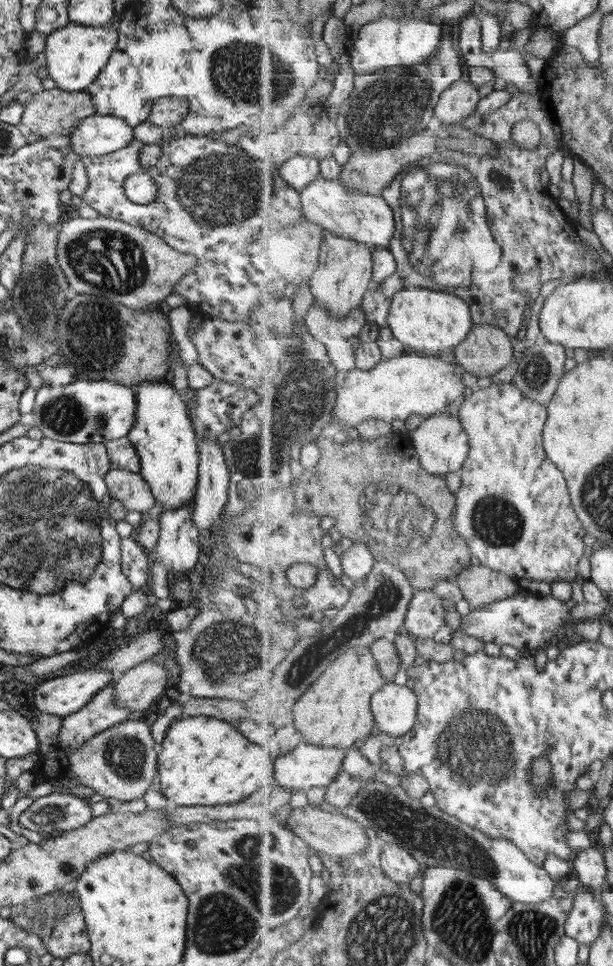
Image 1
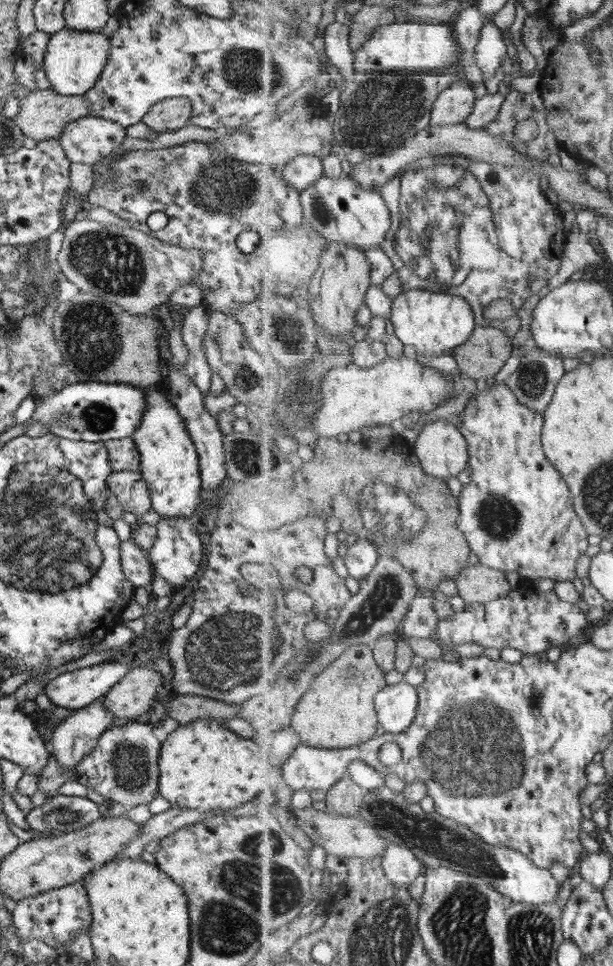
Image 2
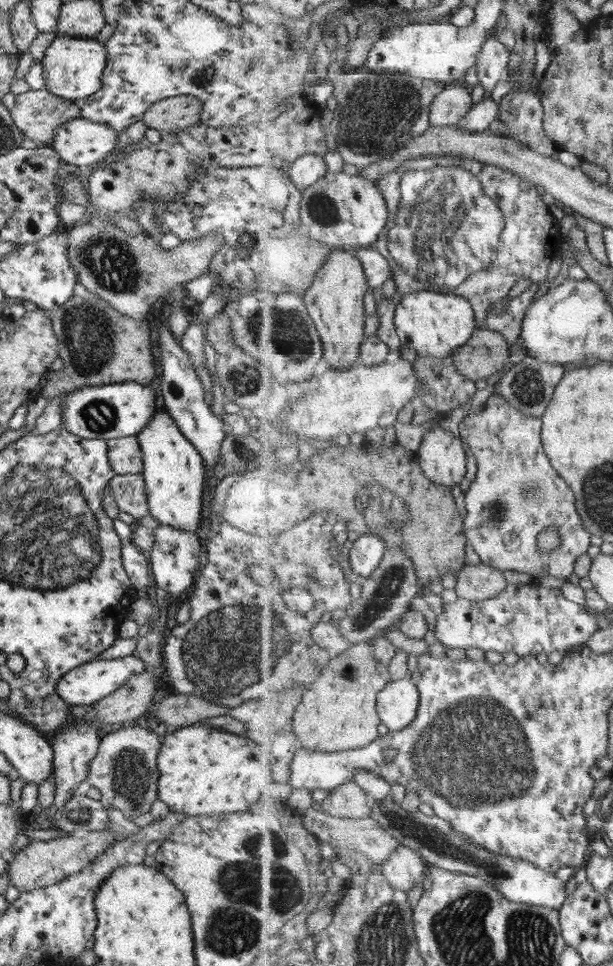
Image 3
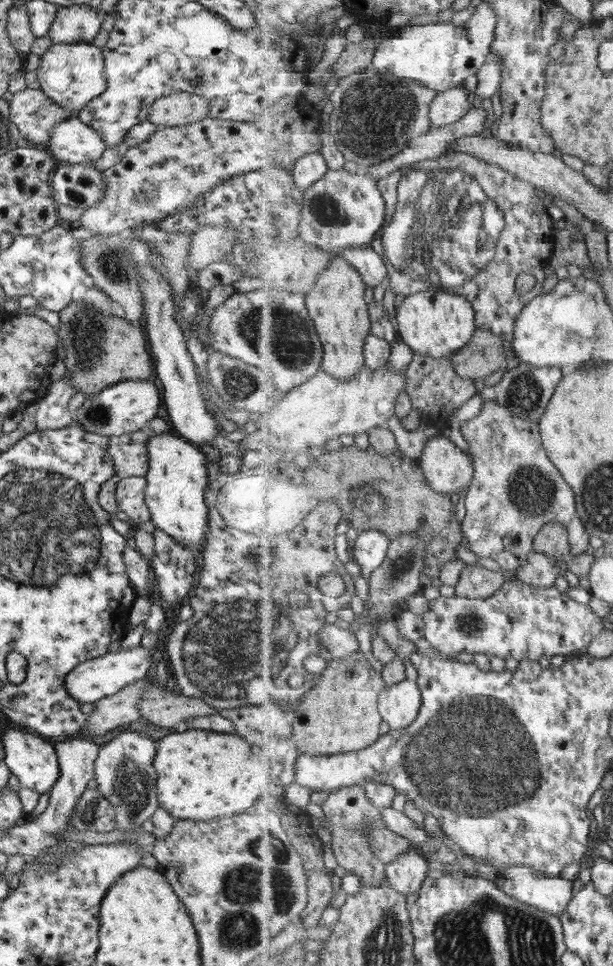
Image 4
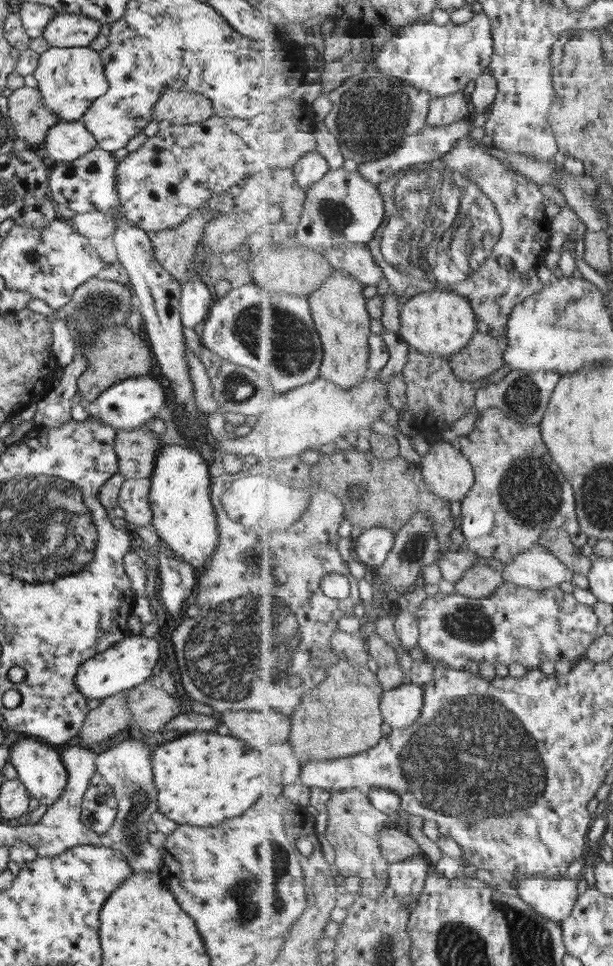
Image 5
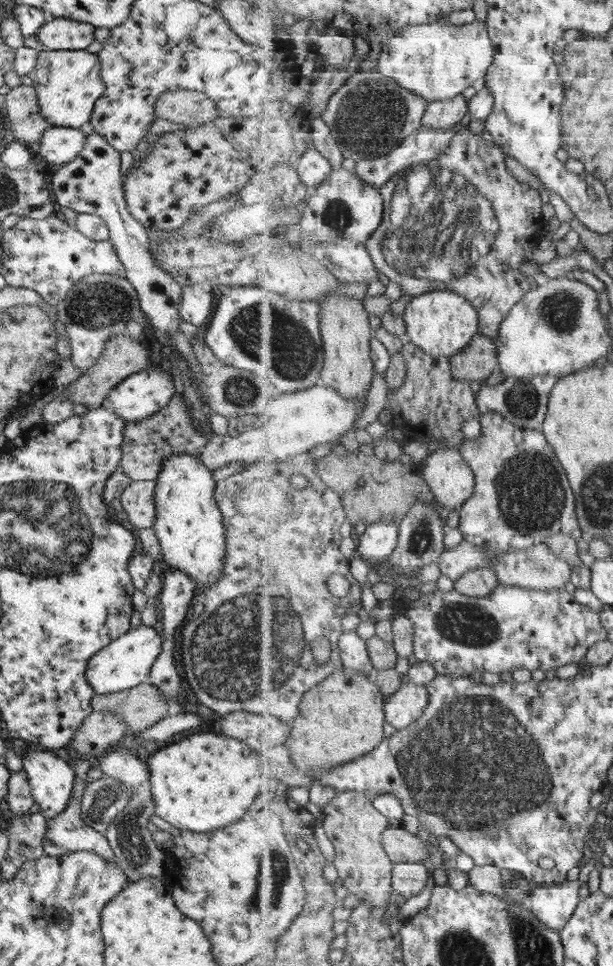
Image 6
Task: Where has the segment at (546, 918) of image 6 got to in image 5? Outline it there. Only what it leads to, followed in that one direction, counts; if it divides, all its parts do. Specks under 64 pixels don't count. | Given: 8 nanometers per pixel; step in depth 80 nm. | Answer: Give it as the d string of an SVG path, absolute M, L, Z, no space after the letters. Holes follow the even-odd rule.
M515 874L514 893L529 903L539 914L562 922L575 908L580 897L575 878L552 879L545 875Z

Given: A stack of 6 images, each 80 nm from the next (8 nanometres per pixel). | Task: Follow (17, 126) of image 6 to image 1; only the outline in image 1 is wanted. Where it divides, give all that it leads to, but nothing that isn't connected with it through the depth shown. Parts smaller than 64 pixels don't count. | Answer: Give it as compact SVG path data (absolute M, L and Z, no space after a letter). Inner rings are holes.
M57 88L43 90L33 94L28 104L23 104L23 114L19 120L19 127L27 134L35 134L40 139L51 135L69 136L71 129L77 126L81 119L95 115L95 106L87 92L63 92Z

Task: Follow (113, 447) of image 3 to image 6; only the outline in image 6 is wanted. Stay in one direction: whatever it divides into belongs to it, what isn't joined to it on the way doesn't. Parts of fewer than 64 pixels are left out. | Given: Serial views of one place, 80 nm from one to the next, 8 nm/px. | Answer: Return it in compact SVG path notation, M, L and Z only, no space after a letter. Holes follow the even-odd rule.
M174 394L164 407L139 422L127 422L122 428L119 468L131 481L154 481L161 463L172 454L196 455L206 443L205 437L193 429L187 406Z

